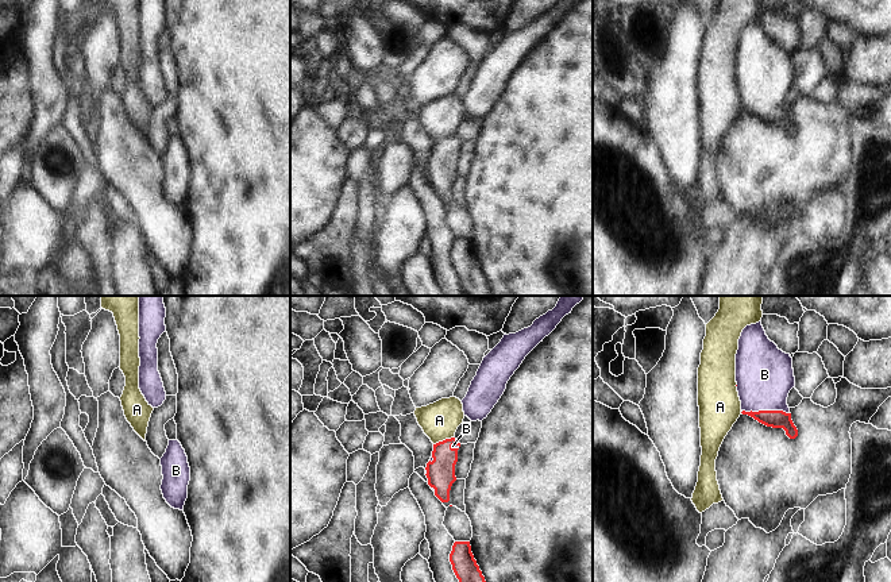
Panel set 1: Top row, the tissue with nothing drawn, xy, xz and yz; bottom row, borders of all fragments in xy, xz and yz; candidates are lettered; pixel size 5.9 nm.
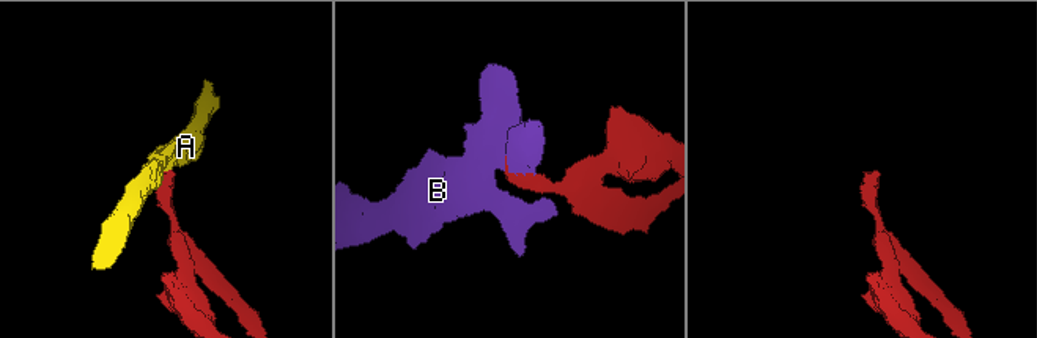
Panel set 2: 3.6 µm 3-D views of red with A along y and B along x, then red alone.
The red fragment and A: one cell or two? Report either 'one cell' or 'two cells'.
two cells

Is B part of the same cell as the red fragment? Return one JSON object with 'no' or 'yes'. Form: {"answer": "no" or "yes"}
{"answer": "yes"}

